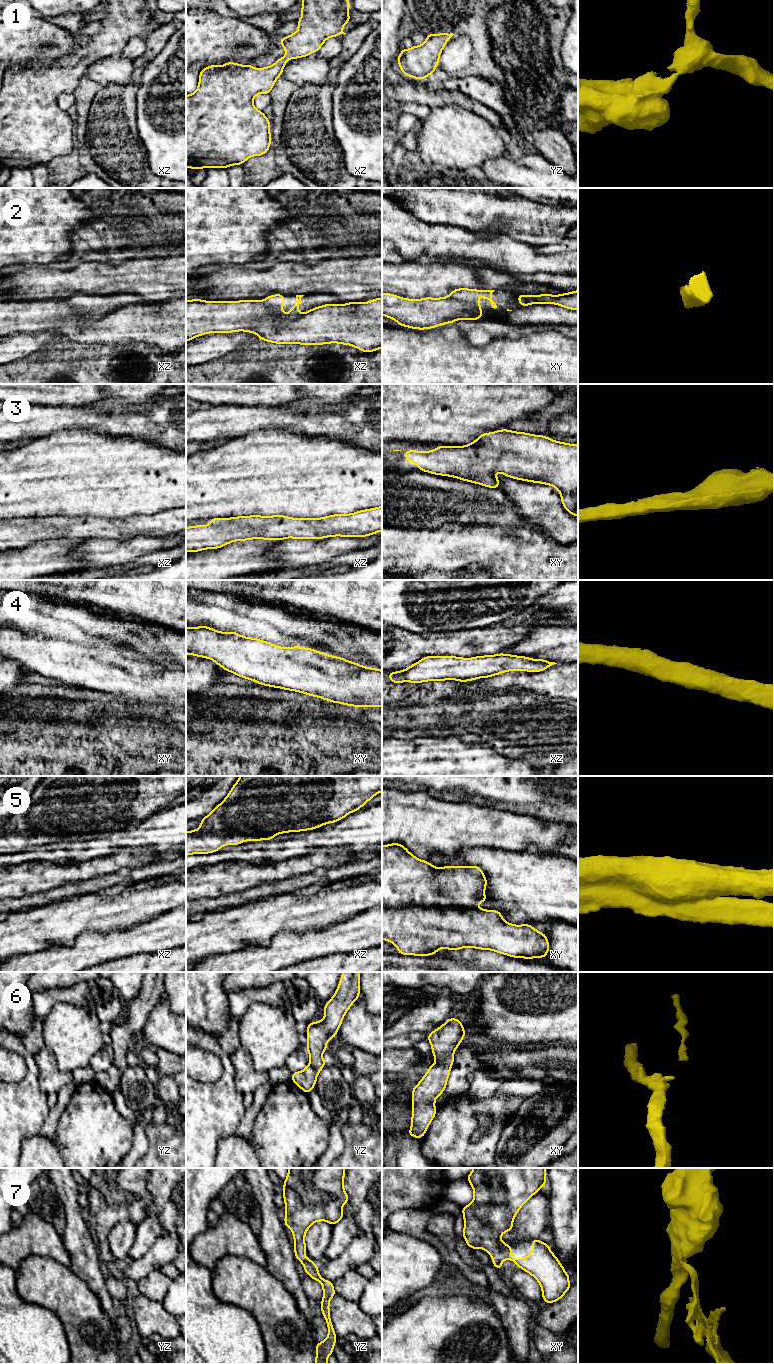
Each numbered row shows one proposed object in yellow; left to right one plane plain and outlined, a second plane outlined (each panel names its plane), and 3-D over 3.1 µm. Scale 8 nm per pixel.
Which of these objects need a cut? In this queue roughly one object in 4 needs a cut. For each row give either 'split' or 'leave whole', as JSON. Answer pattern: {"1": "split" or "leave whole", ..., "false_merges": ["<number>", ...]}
{"1": "leave whole", "2": "split", "3": "leave whole", "4": "leave whole", "5": "split", "6": "leave whole", "7": "split", "false_merges": ["2", "5", "7"]}

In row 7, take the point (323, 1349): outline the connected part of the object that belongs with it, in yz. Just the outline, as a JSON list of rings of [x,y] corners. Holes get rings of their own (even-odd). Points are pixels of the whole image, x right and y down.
[[[310,1261],[303,1264],[305,1273],[308,1274],[312,1279],[319,1281],[323,1288],[323,1299],[320,1303],[322,1315],[326,1320],[328,1328],[328,1336],[323,1342],[316,1344],[316,1359],[314,1364],[328,1364],[328,1356],[333,1354],[334,1345],[336,1343],[337,1336],[334,1332],[333,1324],[330,1318],[329,1304],[336,1292],[333,1287],[333,1282],[324,1280],[318,1271],[317,1265],[315,1262]]]

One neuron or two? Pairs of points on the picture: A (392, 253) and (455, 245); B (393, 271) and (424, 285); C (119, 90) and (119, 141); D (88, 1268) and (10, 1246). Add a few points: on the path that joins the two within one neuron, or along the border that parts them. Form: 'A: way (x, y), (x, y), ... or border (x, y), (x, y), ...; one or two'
A: border (392, 243), (405, 261); two
B: way (401, 279), (416, 281); one
C: way (119, 103), (119, 128); one
D: border (63, 1241), (70, 1257), (70, 1268); two

